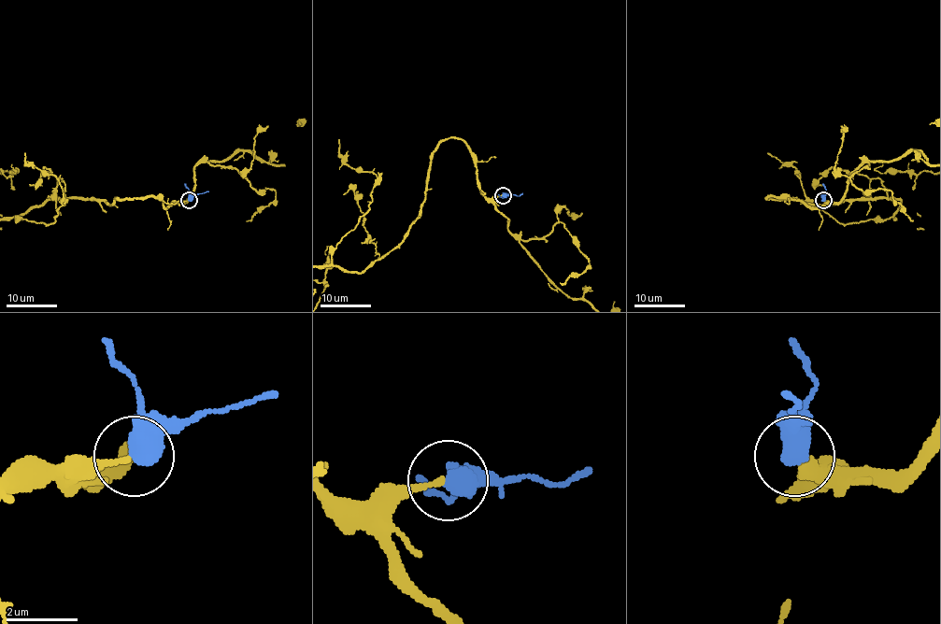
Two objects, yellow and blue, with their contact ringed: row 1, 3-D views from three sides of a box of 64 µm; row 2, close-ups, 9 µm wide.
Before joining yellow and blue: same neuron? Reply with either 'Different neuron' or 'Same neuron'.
Different neuron

